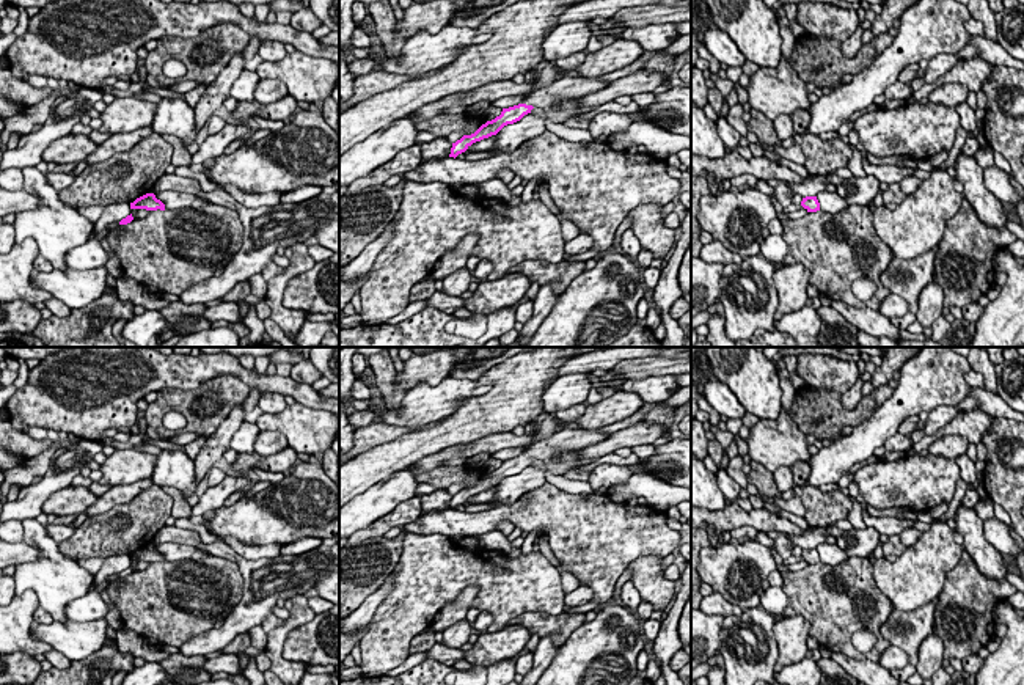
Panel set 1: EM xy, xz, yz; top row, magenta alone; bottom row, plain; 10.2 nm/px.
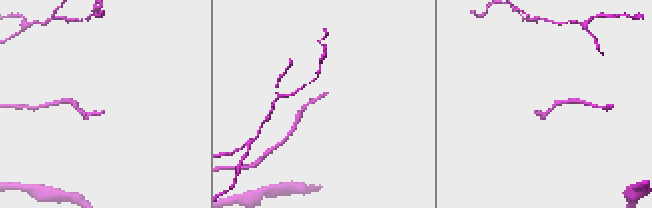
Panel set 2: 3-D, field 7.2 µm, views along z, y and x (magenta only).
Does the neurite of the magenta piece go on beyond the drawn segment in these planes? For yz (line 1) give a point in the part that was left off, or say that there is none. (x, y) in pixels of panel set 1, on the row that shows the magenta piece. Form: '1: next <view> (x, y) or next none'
1: next none

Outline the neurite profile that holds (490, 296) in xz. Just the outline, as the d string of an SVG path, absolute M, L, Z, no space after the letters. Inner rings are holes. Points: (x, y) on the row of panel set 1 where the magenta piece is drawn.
M507 273L498 280L484 280L463 308L471 314L488 314L506 306L515 305L529 289L531 281L521 273Z

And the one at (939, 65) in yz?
M966 44L958 53L939 53L928 61L928 68L923 75L925 83L938 82L947 74L960 60L978 58L977 49Z

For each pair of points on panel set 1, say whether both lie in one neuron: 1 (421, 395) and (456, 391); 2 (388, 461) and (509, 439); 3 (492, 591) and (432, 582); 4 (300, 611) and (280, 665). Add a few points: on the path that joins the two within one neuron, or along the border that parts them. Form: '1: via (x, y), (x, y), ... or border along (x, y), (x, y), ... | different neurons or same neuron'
1: via (429, 395), (448, 395) | same neuron
2: border along (498, 432), (490, 432), (464, 445) | different neurons
3: via (478, 578), (446, 578) | same neuron
4: via (289, 624), (277, 637), (277, 652) | same neuron

